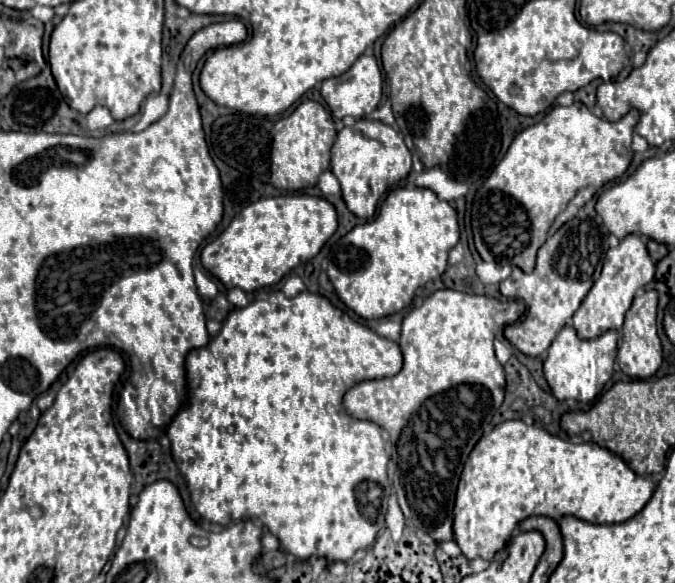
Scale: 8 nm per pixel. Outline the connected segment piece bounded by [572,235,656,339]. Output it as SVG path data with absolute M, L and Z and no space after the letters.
M628 235L620 241L618 247L610 249L604 257L604 267L600 279L592 285L584 297L580 309L574 313L574 329L580 339L596 339L604 331L620 329L626 311L630 309L634 295L640 287L648 285L654 279L656 263L650 259L646 243L638 235Z

